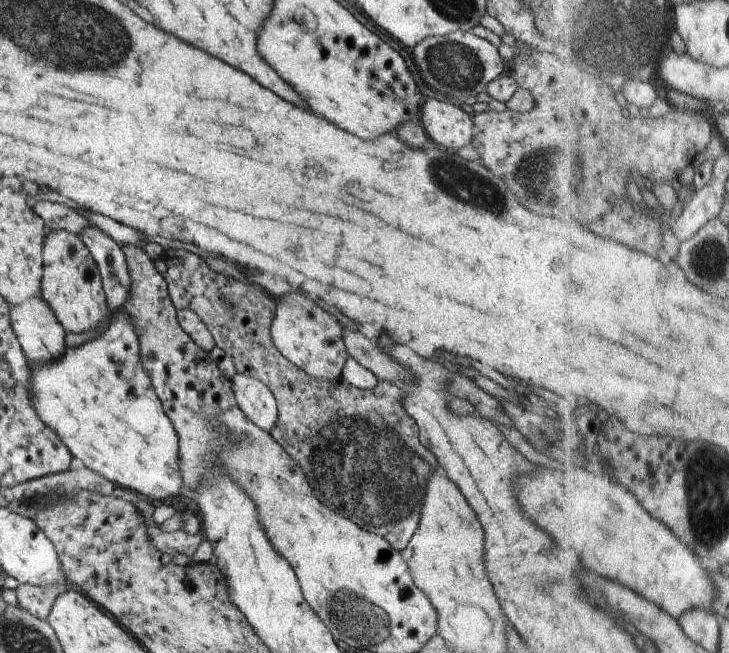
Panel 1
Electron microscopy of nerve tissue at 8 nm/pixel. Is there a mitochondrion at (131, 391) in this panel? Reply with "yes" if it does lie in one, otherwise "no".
no

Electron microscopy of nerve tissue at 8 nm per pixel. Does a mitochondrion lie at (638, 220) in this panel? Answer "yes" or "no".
no

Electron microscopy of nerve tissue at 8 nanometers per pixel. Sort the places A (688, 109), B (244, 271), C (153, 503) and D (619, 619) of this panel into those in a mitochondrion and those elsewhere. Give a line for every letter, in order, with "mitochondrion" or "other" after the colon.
A: other
B: other
C: other
D: other

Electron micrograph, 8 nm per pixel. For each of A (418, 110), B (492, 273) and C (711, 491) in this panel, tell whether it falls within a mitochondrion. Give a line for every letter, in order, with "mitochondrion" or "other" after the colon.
A: other
B: other
C: mitochondrion

